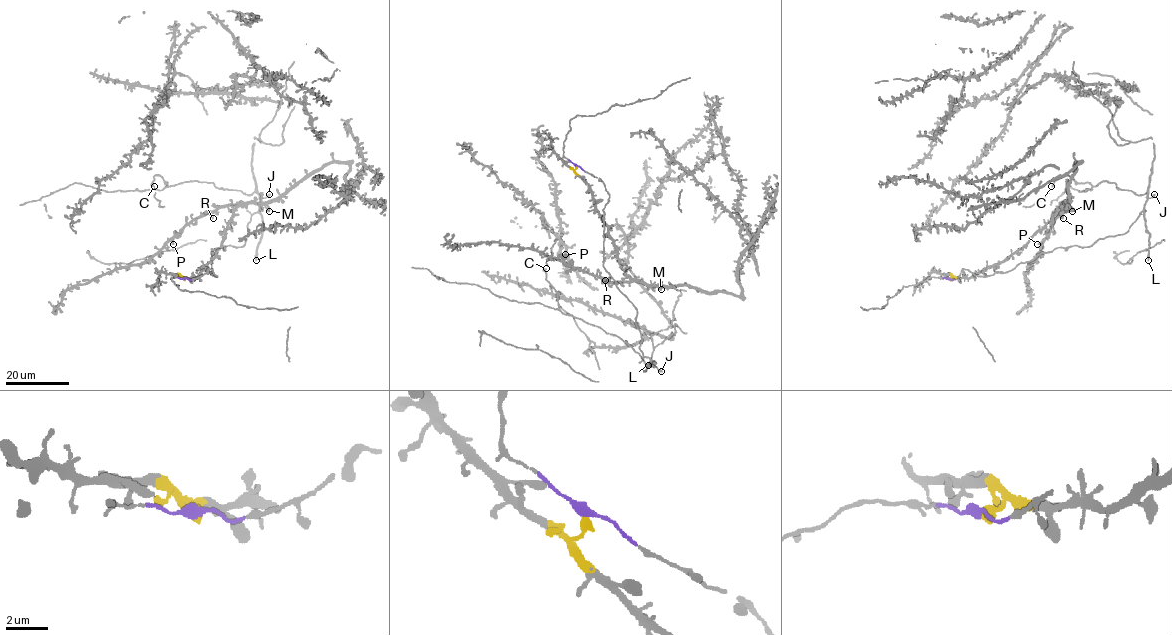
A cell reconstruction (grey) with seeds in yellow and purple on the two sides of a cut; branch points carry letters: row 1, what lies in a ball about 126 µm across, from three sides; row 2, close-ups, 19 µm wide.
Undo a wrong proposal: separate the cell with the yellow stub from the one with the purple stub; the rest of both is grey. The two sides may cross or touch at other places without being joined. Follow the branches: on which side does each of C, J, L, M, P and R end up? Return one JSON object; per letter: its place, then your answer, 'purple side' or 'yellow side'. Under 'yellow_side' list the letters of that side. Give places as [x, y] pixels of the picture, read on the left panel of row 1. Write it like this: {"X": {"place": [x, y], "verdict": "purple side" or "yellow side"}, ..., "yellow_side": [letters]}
{"C": {"place": [154, 186], "verdict": "purple side"}, "J": {"place": [269, 194], "verdict": "purple side"}, "L": {"place": [256, 260], "verdict": "purple side"}, "M": {"place": [269, 211], "verdict": "yellow side"}, "P": {"place": [173, 244], "verdict": "yellow side"}, "R": {"place": [213, 218], "verdict": "yellow side"}, "yellow_side": ["M", "P", "R"]}

